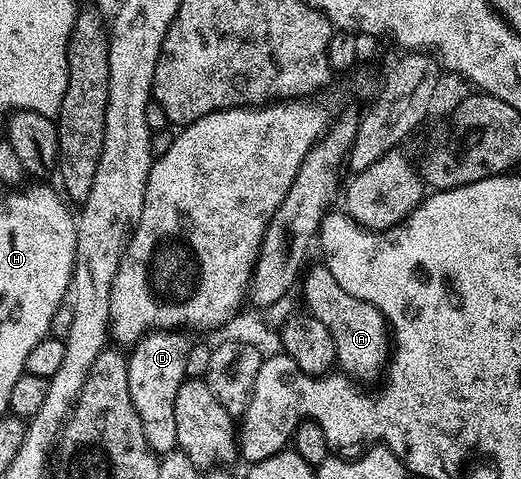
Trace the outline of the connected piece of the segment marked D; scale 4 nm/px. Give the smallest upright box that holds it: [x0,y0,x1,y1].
[128,329,193,457]

